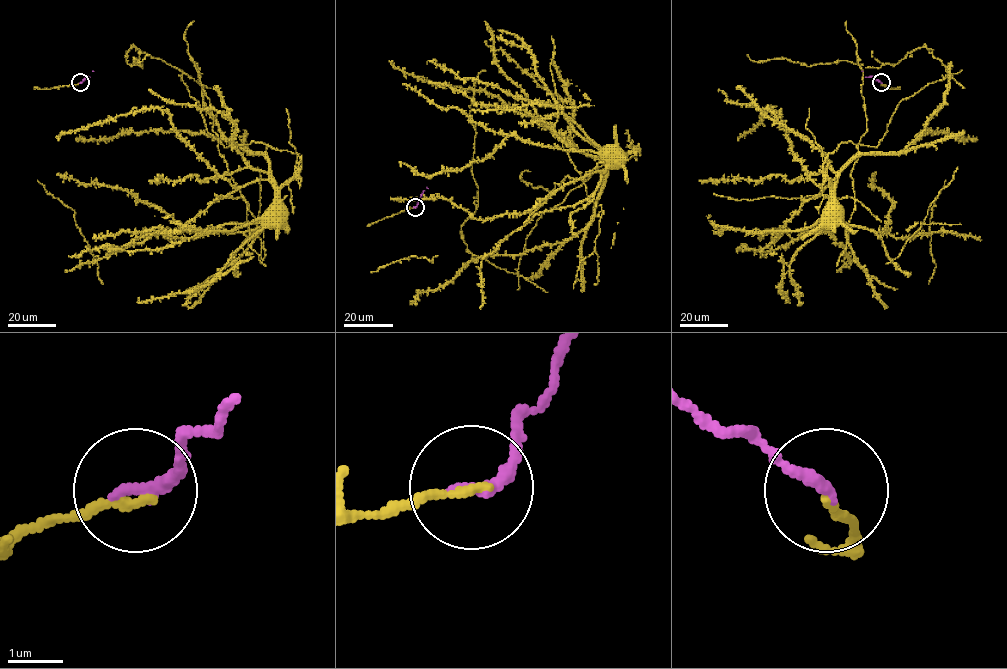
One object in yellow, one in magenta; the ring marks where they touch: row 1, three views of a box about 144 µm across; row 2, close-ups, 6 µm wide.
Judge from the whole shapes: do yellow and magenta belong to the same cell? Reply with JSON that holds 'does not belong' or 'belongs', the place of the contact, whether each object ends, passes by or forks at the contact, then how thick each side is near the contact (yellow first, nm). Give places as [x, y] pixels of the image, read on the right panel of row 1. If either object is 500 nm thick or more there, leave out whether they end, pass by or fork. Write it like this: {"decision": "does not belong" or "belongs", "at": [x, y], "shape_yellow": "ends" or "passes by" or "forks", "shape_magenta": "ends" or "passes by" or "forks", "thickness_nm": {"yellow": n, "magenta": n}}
{"decision": "belongs", "at": [881, 82], "shape_yellow": "ends", "shape_magenta": "ends", "thickness_nm": {"yellow": 150, "magenta": 280}}

